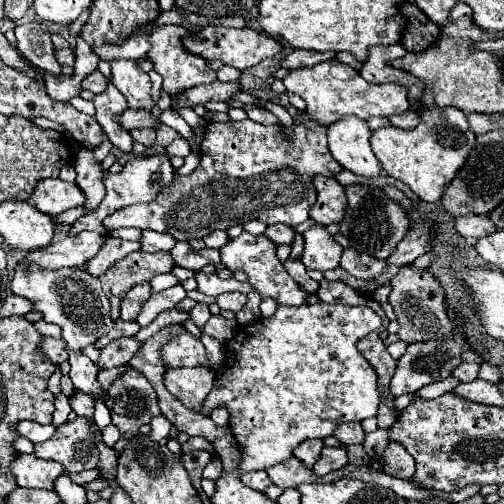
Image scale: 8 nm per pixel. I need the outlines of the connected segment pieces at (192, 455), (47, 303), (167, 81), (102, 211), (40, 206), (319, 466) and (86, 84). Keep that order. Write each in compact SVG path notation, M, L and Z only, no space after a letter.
M197 450L197 452L187 452L187 454L183 454L181 456L181 460L183 460L183 466L187 468L187 472L189 472L189 476L191 476L191 482L193 482L193 486L197 488L197 490L201 490L201 472L203 472L203 468L207 466L207 462L211 460L213 456L209 454L209 452L205 452L205 450Z
M21 262L15 266L15 276L11 282L13 294L23 296L35 304L35 310L45 316L45 322L57 324L63 330L63 340L69 348L69 362L71 362L71 380L73 386L95 400L105 398L105 390L101 390L97 382L99 368L83 356L81 348L93 344L97 338L105 336L113 328L113 320L109 316L109 300L101 290L101 282L89 272L79 268L63 268L63 270L43 270L43 268L29 268L29 272L21 272Z
M157 26L149 36L149 52L147 56L151 58L153 66L155 66L155 72L161 74L163 78L163 90L169 92L169 94L179 94L187 88L193 88L193 86L199 86L199 84L211 84L217 80L217 74L209 68L207 60L201 58L201 56L195 56L191 52L185 50L183 46L183 38L185 34L189 34L183 26Z
M153 154L153 156L137 156L133 158L131 162L127 162L123 166L123 172L119 174L109 174L105 176L105 188L107 188L107 194L103 198L103 202L99 204L99 208L83 218L79 218L73 226L71 226L71 232L69 234L79 234L81 230L93 230L101 236L107 236L109 230L101 224L101 220L113 212L117 212L119 208L123 206L129 206L129 204L139 204L139 202L151 202L155 200L155 196L159 194L161 186L165 184L171 184L171 180L175 178L175 168L171 166L169 162L169 156L167 154Z
M59 178L41 180L29 198L29 204L43 214L55 216L69 208L77 208L85 202L85 194L77 188L77 182L65 182Z
M325 446L323 452L321 452L319 462L313 466L313 472L315 472L317 476L323 476L323 474L329 474L331 470L343 468L345 464L347 464L347 452L345 452L343 446L339 446L339 448L329 448L329 446Z
M95 70L93 74L89 74L89 76L83 80L83 88L85 88L85 90L91 90L93 94L101 94L101 92L107 88L107 84L109 84L109 80L107 80L99 70Z

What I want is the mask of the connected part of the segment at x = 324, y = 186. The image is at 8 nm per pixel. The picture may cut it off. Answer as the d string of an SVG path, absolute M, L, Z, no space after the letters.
M313 176L313 184L317 188L317 202L311 206L311 218L323 226L341 222L347 212L345 188L335 178Z

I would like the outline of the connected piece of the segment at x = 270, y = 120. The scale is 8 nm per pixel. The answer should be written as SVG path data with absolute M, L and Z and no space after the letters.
M245 106L245 112L247 112L247 118L251 118L255 122L261 122L261 124L279 124L279 118L273 116L271 112L267 112L267 110Z

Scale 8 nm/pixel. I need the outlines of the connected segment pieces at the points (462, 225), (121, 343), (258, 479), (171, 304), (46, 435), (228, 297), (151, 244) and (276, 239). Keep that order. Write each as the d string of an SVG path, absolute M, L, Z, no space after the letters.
M469 214L469 216L459 216L455 220L455 228L457 232L467 238L467 240L479 240L483 236L489 236L497 230L497 226L493 222L489 222L487 216L479 216L479 214Z
M117 338L101 350L97 366L105 368L105 370L117 368L117 366L127 366L129 360L135 356L137 348L139 348L139 342L135 338Z
M265 470L249 472L249 474L245 474L245 476L241 478L241 482L243 482L245 486L249 486L249 488L257 490L257 492L265 492L265 488L267 488L267 486L271 486L271 480L269 480L269 476L267 476L267 472L265 472Z
M177 284L177 286L173 286L173 288L167 288L167 290L163 290L163 292L155 292L155 294L143 304L143 308L141 308L139 316L137 316L139 326L145 328L147 324L151 324L151 322L157 318L157 314L175 308L185 296L187 296L187 292L183 290L181 284Z
M23 420L21 424L17 424L17 434L19 434L19 436L25 436L25 438L31 440L33 444L37 444L37 442L49 440L49 438L55 434L55 426L53 426L53 424L41 426L41 424L37 424L37 422Z
M229 292L229 294L221 294L221 296L217 296L215 300L217 300L217 304L219 304L219 308L221 308L221 310L239 312L239 310L245 306L247 296L245 296L245 294L241 294L241 292Z
M143 230L143 236L139 242L141 242L141 250L145 252L161 252L161 250L171 250L177 240L167 232Z
M273 224L273 226L267 226L265 236L267 236L273 244L287 244L287 246L291 246L295 234L289 232L289 230L293 230L293 228L289 228L289 226L285 226L285 224Z

